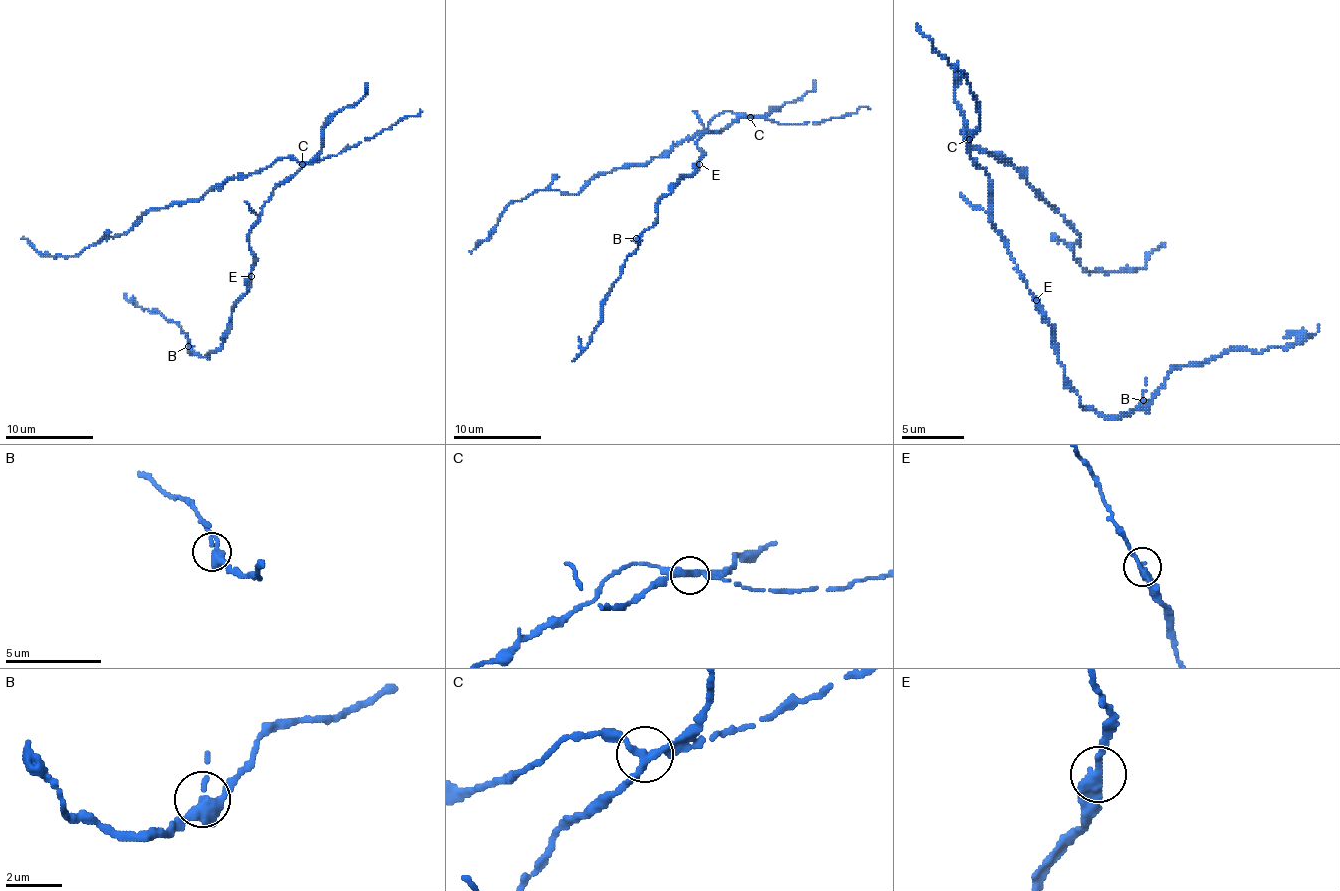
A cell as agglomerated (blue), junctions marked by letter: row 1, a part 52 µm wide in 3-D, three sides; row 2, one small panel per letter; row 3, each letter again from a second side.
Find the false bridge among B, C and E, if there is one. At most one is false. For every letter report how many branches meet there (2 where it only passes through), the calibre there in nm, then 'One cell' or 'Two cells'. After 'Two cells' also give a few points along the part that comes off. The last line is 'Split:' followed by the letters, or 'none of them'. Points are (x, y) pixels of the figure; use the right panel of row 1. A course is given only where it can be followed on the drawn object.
B: Branches: 3. Thickness 320 nm. One cell
C: Branches: 3. Thickness 280 nm. Two cells. Course of the part to remove: (970, 140), (961, 133), (1008, 159), (1080, 234), (1074, 256), (1086, 271), (1143, 268), (1165, 243)
E: Branches: 2. Thickness 380 nm. One cell
Split: C

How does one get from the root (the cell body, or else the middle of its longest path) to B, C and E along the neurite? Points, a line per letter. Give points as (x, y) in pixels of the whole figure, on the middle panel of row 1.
B: (719, 131), (706, 131), (697, 139), (701, 150), (699, 166), (679, 179), (660, 201), (657, 221), (636, 238)
C: (719, 131), (728, 128), (741, 117), (750, 117)
E: (719, 131), (706, 131), (697, 139), (701, 150), (699, 164)

